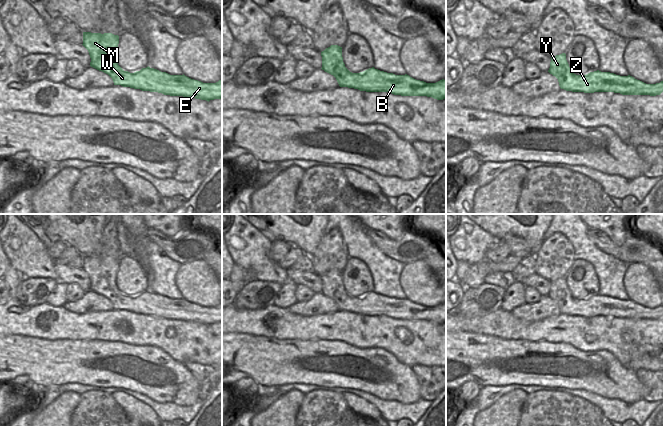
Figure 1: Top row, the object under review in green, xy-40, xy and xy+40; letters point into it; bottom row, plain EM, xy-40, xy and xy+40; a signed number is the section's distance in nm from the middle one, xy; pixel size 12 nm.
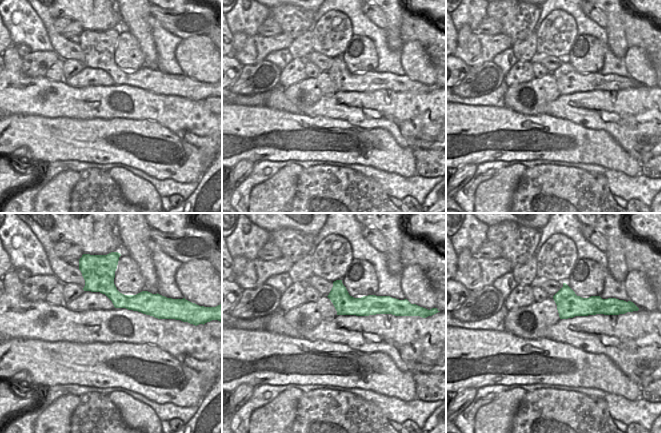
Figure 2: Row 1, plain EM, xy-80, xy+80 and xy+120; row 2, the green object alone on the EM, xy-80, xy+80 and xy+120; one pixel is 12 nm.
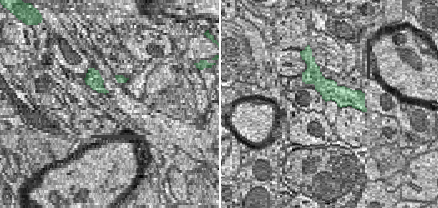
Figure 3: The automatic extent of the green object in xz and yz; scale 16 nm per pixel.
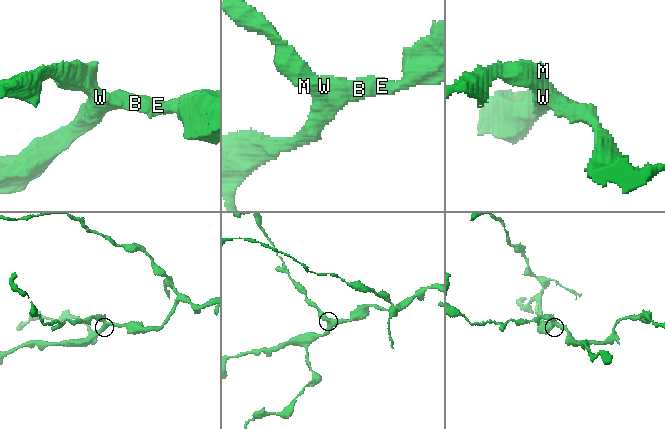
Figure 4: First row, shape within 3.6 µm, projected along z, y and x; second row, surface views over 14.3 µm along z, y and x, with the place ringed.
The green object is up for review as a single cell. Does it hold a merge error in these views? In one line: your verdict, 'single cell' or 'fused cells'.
single cell

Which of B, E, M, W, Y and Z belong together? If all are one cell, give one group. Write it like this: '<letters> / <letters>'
B E M W Y Z

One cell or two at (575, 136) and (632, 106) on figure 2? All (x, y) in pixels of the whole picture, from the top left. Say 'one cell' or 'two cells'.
two cells

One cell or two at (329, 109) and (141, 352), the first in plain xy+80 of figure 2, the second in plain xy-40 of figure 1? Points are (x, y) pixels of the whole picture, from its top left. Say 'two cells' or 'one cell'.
two cells

